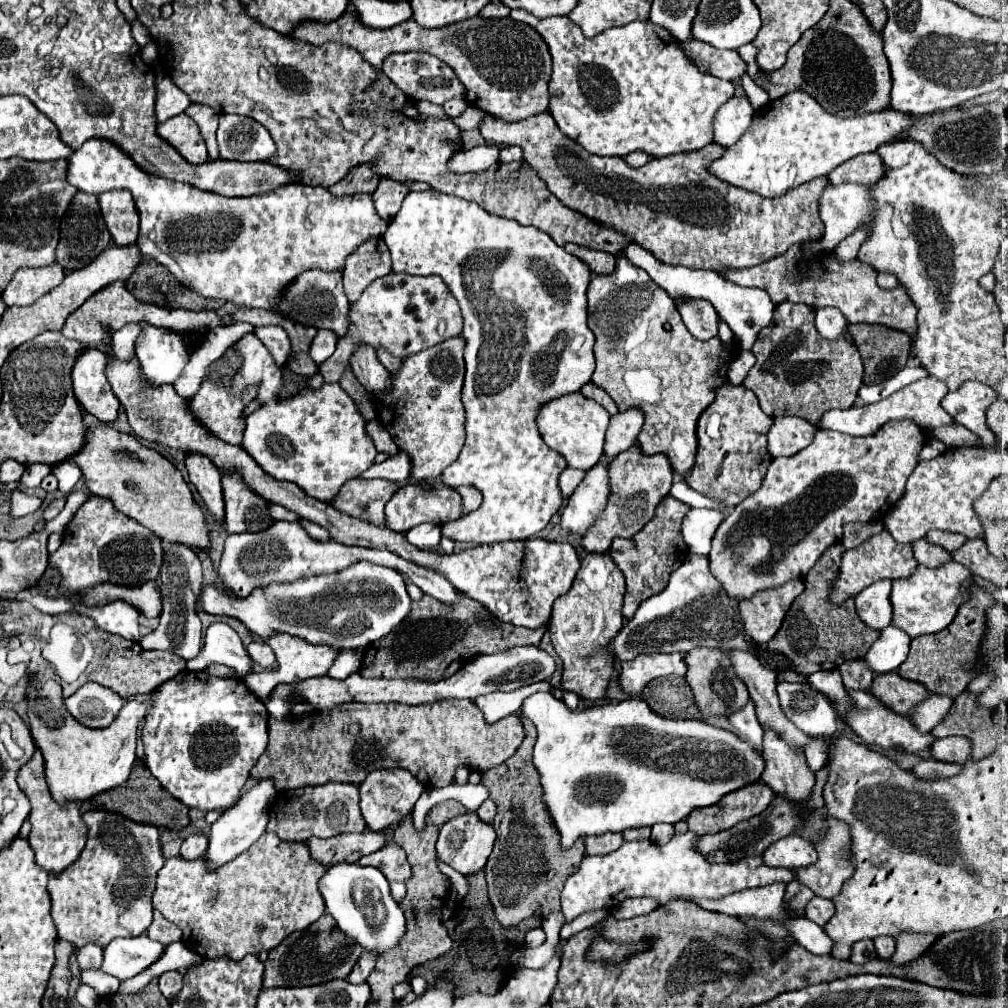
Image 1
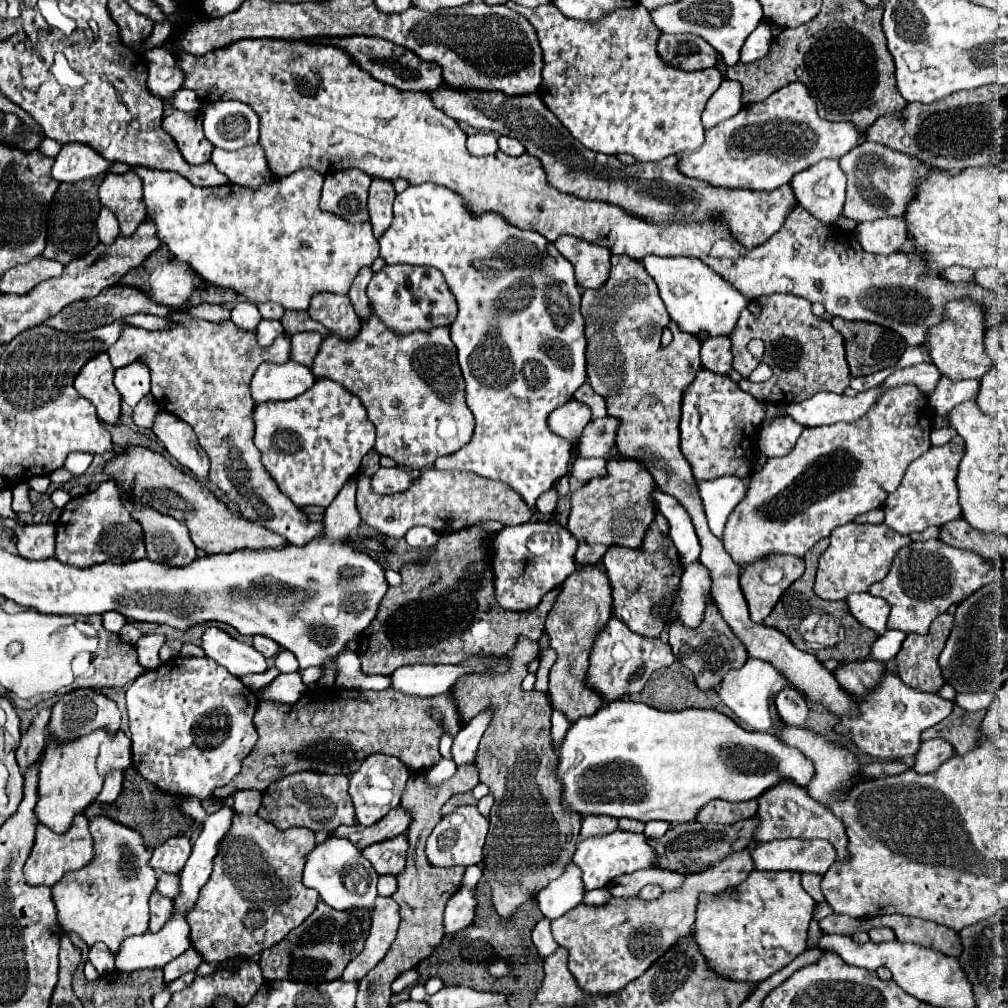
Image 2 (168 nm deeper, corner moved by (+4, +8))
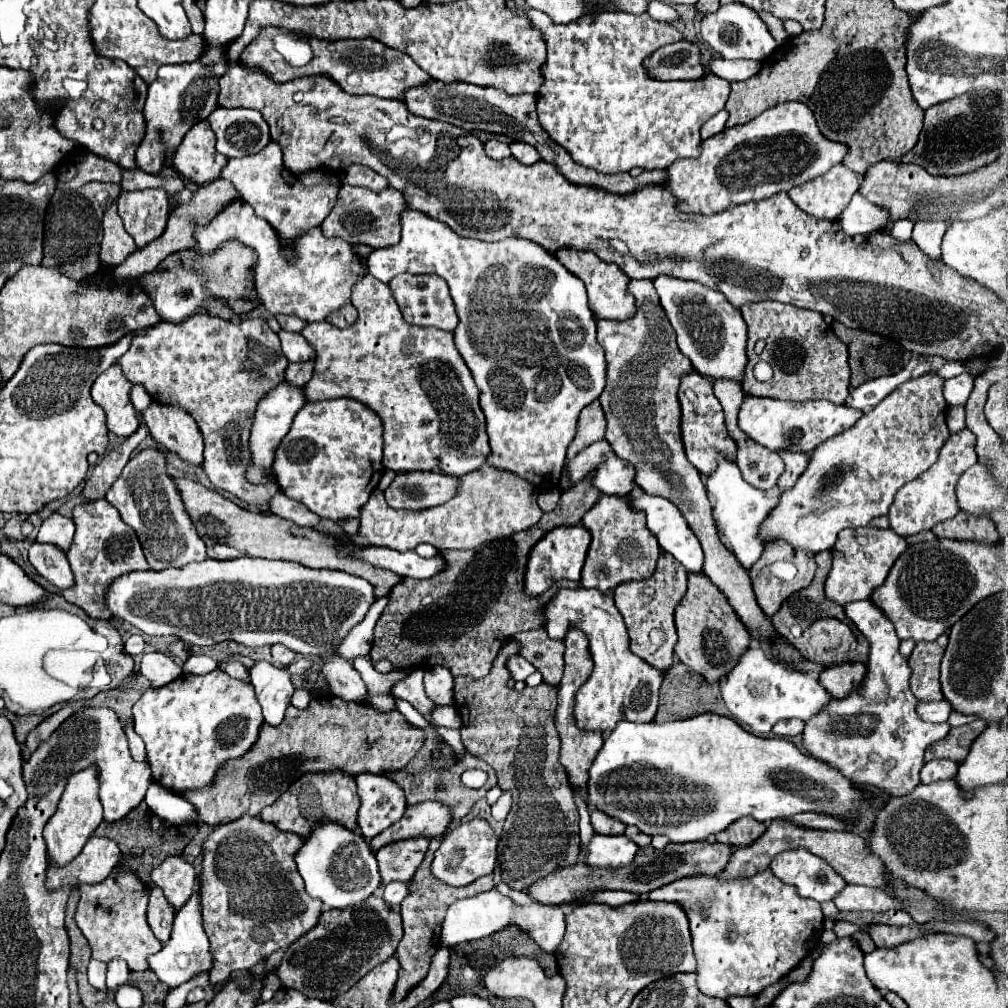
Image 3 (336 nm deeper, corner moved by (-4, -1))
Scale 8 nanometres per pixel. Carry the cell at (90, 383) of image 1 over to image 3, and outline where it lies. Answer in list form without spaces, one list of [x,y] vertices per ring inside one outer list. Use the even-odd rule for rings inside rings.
[[[114,364],[96,378],[90,392],[92,400],[106,412],[108,430],[124,438],[134,434],[140,424],[136,410],[130,406],[130,386],[132,384],[124,378],[120,366]]]

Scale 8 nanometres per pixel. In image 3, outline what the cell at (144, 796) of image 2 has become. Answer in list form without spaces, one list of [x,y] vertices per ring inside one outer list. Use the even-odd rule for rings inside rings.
[[[140,802],[140,806],[136,806],[130,814],[126,814],[126,818],[118,820],[118,822],[102,822],[98,828],[96,828],[96,836],[106,836],[110,840],[114,840],[122,854],[126,854],[126,858],[134,858],[134,860],[128,860],[130,868],[134,868],[140,878],[150,886],[150,872],[168,856],[174,856],[174,854],[182,854],[184,852],[184,846],[194,838],[196,834],[196,828],[186,828],[186,826],[168,826],[168,828],[160,828],[160,830],[154,830],[152,828],[152,818],[154,818],[154,812],[146,806],[146,802]]]

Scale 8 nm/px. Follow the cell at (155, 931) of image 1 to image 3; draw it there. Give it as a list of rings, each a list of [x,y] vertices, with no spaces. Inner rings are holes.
[[[158,886],[152,888],[150,892],[150,904],[148,904],[148,924],[154,932],[154,936],[164,944],[170,938],[172,930],[172,920],[174,920],[174,908],[168,902],[168,898],[158,890]]]

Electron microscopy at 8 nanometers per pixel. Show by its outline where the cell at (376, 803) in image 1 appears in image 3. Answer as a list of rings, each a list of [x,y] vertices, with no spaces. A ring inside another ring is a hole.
[[[360,774],[356,778],[362,800],[358,826],[366,840],[398,822],[406,810],[406,798],[400,784],[386,774]]]

